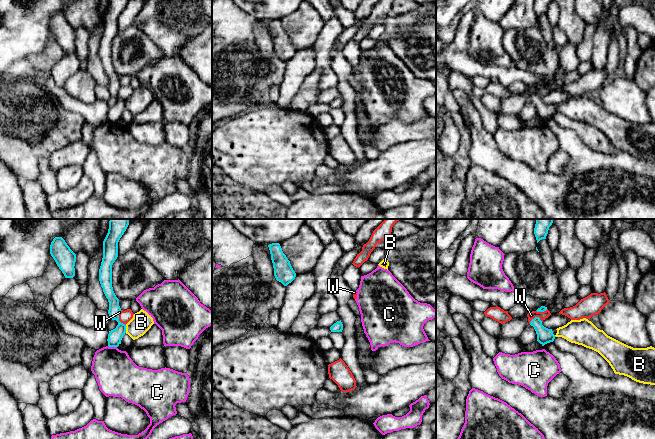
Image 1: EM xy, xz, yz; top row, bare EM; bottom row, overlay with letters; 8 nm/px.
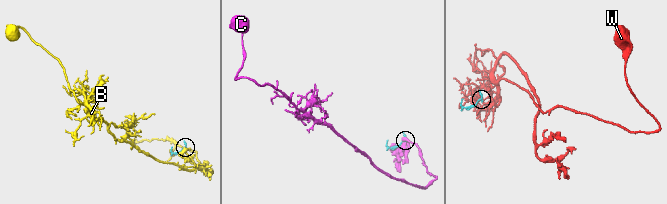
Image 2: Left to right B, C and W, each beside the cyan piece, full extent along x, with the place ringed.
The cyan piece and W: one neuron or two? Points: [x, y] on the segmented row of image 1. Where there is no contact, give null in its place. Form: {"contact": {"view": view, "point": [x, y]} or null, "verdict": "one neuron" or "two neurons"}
{"contact": {"view": "xy", "point": [118, 318]}, "verdict": "two neurons"}

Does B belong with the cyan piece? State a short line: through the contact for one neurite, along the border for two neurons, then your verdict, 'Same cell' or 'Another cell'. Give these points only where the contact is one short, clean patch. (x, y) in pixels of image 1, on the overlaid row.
Line: xy (125, 325), (126, 332). Another cell

